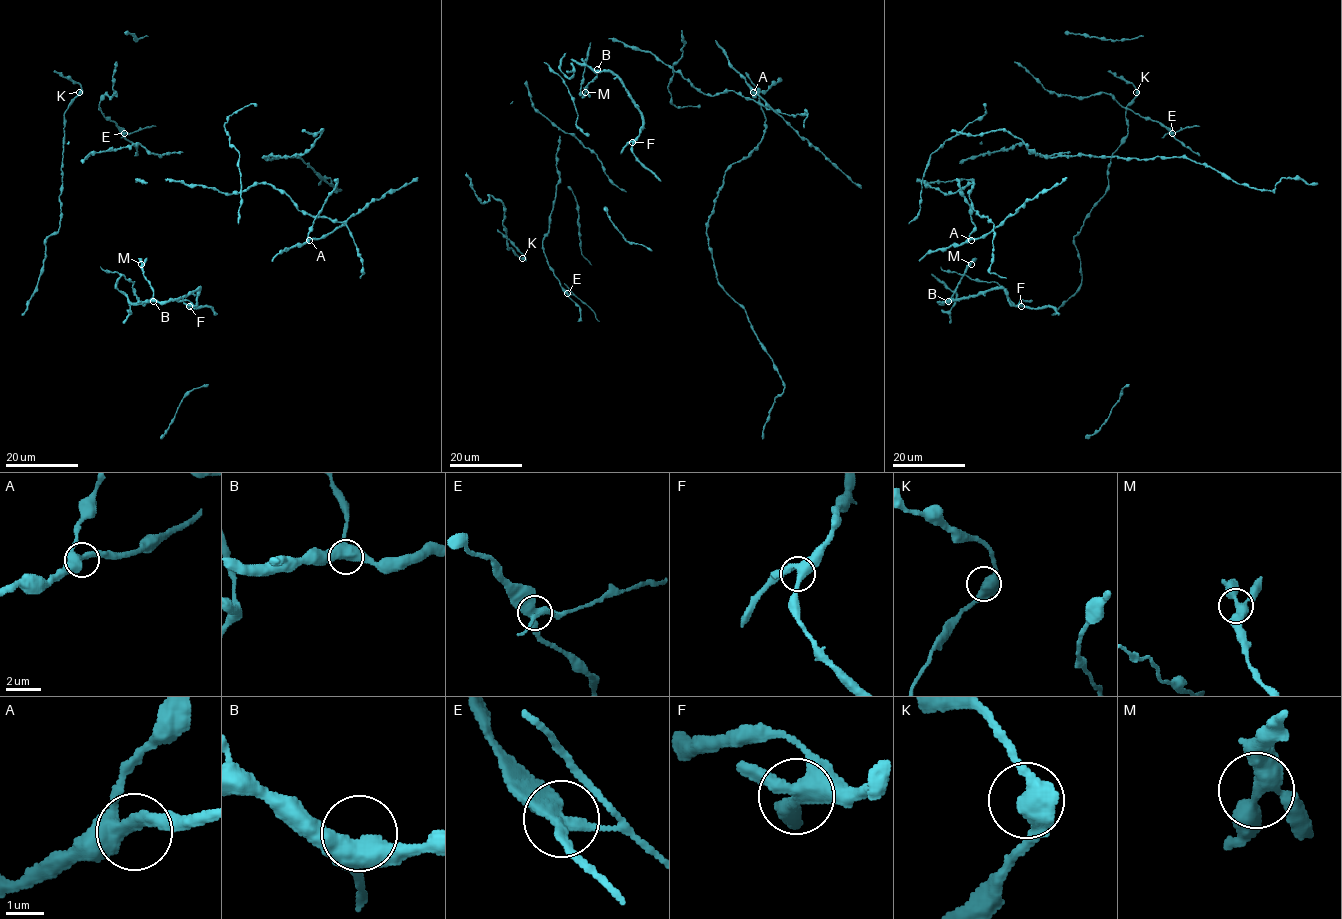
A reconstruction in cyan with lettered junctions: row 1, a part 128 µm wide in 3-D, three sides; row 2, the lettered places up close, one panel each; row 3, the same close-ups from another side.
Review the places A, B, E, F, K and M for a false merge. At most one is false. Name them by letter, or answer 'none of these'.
E

